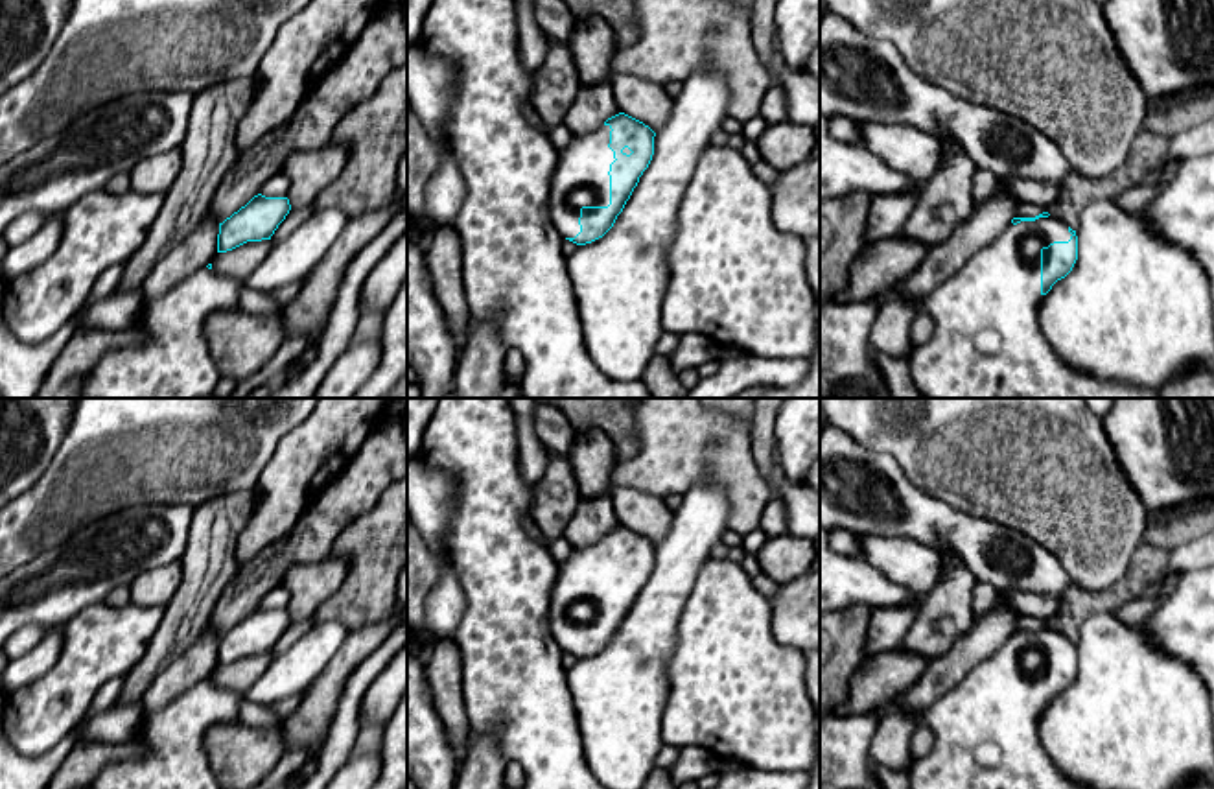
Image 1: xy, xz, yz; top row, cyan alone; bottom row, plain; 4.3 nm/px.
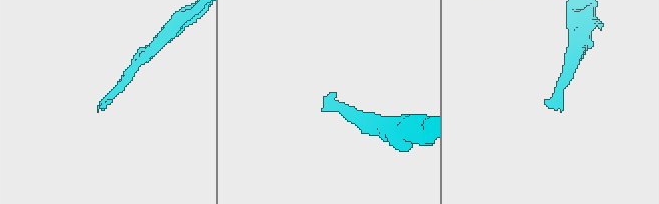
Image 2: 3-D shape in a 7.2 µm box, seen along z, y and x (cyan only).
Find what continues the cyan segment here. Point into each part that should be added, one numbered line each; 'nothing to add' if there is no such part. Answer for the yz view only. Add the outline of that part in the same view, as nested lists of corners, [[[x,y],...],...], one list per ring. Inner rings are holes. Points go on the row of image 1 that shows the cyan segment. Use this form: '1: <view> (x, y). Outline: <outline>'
1: yz (988, 341). Outline: [[[1057,218],[1010,223],[995,241],[975,253],[965,265],[928,293],[923,308],[934,321],[934,336],[910,356],[910,378],[925,398],[1161,398],[1133,383],[1100,380],[1068,367],[1048,343],[1037,312],[1041,306],[1041,249],[1070,240]]]

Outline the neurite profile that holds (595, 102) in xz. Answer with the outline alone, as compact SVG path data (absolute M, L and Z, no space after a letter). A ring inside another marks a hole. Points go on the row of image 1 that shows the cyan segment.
M610 81L589 83L580 87L566 112L564 125L573 135L584 135L602 127L608 118L619 112Z

